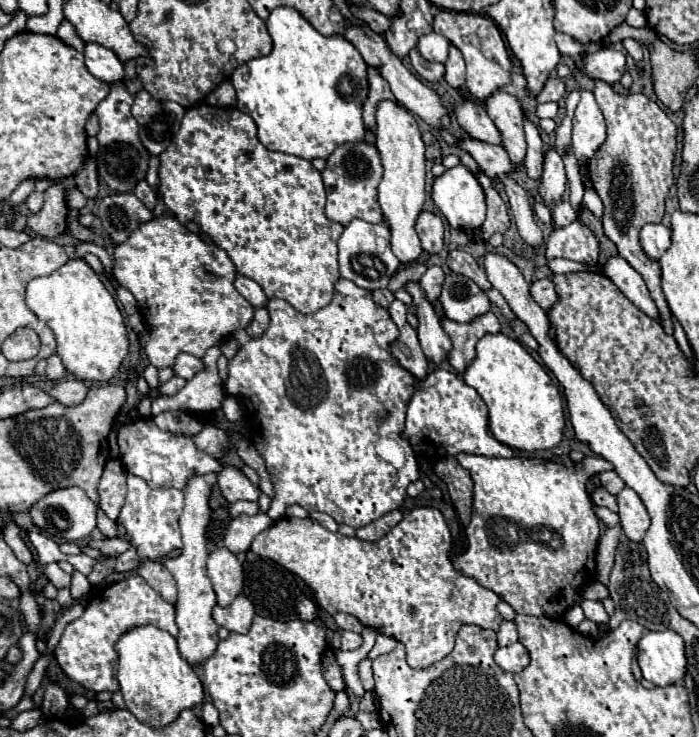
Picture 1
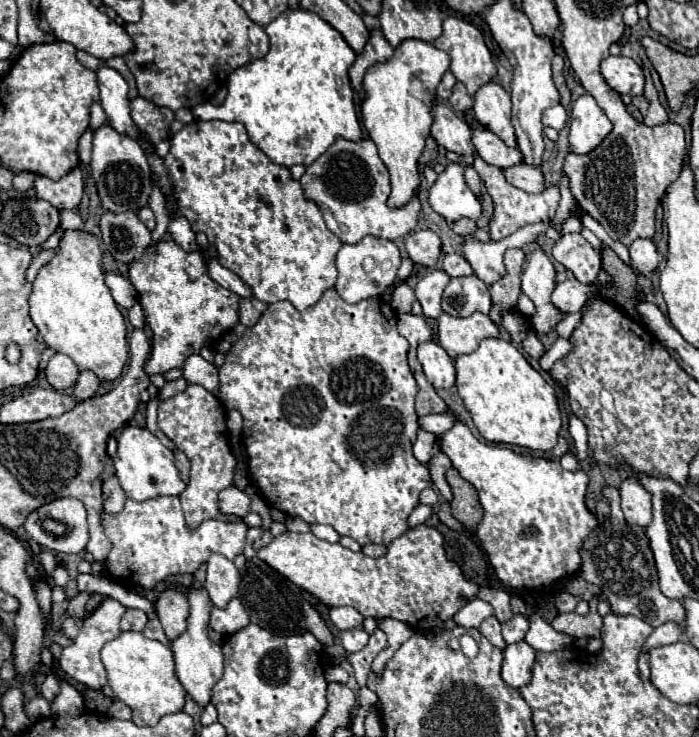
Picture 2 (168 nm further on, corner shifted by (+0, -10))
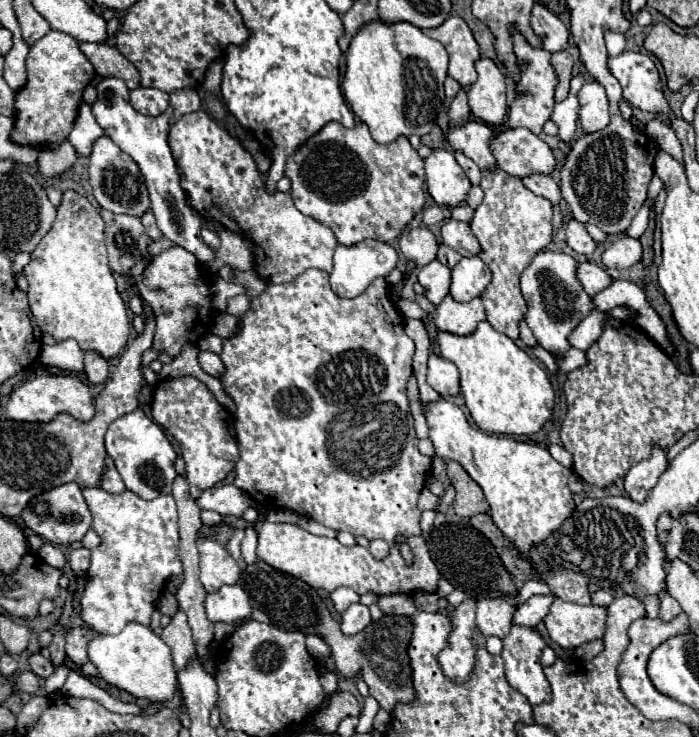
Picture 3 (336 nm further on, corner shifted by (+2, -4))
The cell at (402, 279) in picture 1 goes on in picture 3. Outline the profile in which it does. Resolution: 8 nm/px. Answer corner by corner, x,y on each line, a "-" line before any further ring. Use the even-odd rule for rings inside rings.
398,300
396,308
404,318
414,318
414,320
424,320
426,318
426,312
412,300

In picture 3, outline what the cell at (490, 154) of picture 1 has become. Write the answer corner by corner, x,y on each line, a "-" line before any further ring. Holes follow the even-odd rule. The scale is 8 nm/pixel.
534,174
534,176
528,176
522,180
524,186
528,190
532,190
536,196
542,196
546,200
550,200
550,204
556,208
562,200
562,192
560,192
560,186
552,180
552,176
544,176
544,174

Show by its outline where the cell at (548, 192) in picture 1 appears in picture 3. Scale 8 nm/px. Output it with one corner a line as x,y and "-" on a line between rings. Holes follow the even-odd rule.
504,170
482,172
480,188
484,190
484,200
476,208
470,228
480,242
478,258
490,268
492,280
484,290
486,320
498,330
518,340
518,324
526,316
526,302
520,292
520,274
532,258
552,242
552,204
532,194
522,180
508,176

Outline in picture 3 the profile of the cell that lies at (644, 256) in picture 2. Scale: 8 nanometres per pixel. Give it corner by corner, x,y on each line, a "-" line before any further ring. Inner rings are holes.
620,238
612,242
604,254
602,264
606,268
630,268
642,260
642,244
636,238

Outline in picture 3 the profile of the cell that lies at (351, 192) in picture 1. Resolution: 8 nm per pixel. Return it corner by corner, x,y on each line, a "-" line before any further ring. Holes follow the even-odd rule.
328,122
320,132
300,144
292,156
288,156
284,176
290,180
290,196
296,208
304,216
310,216
330,228
336,242
346,246
358,244
366,238
390,242
402,232
414,214
424,208
424,162
418,152
410,146
406,136
398,136
390,144
376,144
364,122
358,122
354,128

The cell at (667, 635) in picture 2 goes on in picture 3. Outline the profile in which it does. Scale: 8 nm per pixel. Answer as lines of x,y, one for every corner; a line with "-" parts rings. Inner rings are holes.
666,592
662,594
662,604
660,604
660,618
662,620
672,620
674,616
678,616
682,612
682,608
680,608
680,604
672,598
672,596
668,596

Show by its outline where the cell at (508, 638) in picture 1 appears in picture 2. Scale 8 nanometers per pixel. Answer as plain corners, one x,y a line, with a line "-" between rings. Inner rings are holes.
514,616
510,622
502,624
502,636
506,644
514,644
514,642
522,642
524,634
528,632
528,620
524,616

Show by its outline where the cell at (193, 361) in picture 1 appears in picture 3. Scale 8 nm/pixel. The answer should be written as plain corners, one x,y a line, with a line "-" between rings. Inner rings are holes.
200,352
198,360
200,360
200,366
202,366
202,370
206,374
210,374
214,378
222,378
224,376
226,368
224,368
224,364
222,364
218,354
214,354
214,352

